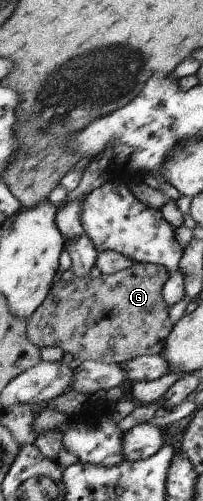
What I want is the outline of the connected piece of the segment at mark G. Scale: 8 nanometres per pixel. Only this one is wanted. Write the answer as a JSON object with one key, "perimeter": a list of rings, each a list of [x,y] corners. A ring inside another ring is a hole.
{"perimeter":[[[132,261],[129,268],[97,278],[86,276],[82,279],[51,283],[42,303],[27,317],[25,334],[30,343],[42,349],[46,346],[59,347],[63,353],[80,356],[81,360],[99,360],[103,364],[123,364],[141,355],[161,355],[163,343],[173,324],[167,314],[167,305],[162,299],[161,289],[168,279],[167,269],[161,265]]]}

